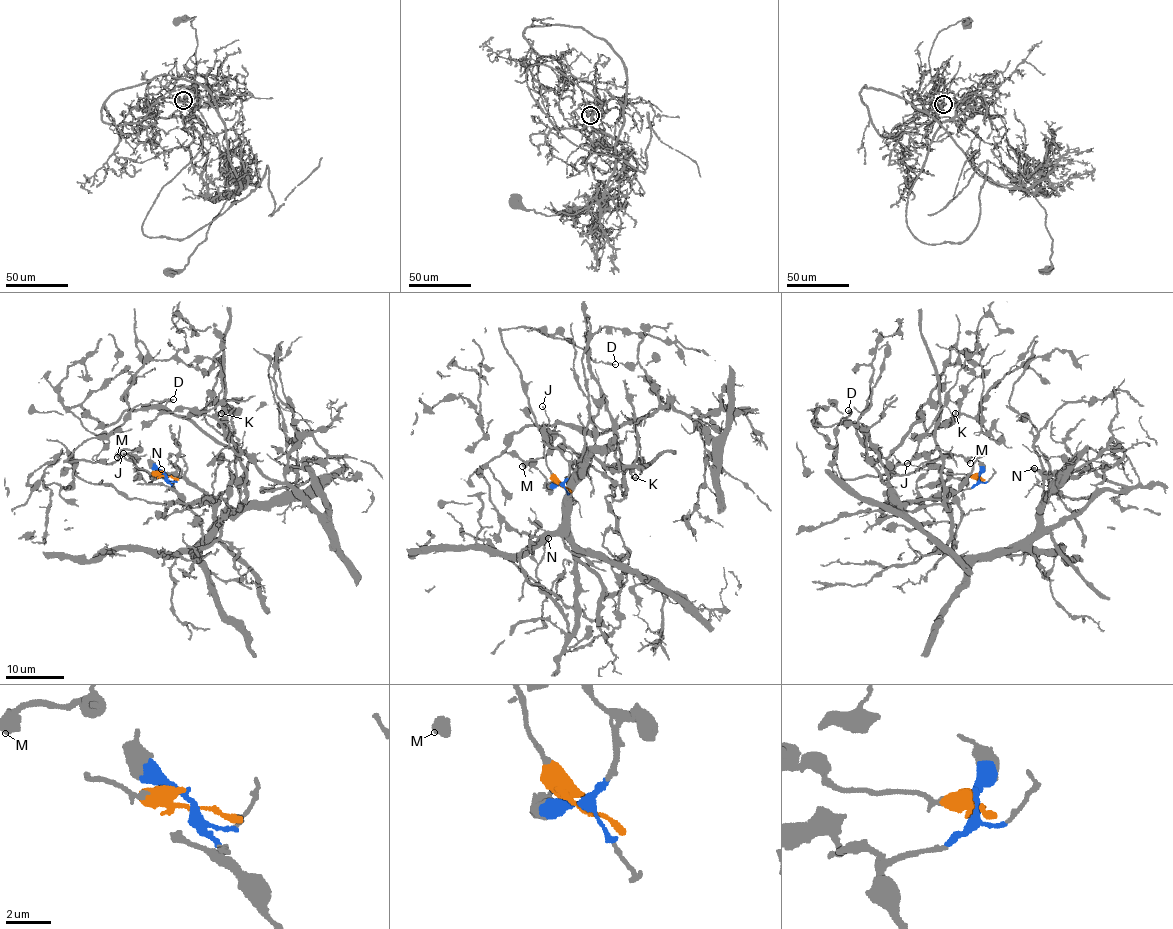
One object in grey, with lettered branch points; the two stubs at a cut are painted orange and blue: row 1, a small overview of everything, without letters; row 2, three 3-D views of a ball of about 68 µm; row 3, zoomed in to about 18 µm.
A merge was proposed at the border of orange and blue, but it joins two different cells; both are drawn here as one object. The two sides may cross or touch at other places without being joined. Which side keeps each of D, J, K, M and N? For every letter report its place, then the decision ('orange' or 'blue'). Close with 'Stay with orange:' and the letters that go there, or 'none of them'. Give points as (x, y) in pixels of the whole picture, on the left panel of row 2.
D: (173, 399) | orange
J: (123, 453) | orange
K: (221, 413) | blue
M: (117, 457) | orange
N: (161, 469) | blue
Stay with orange: D, J, M

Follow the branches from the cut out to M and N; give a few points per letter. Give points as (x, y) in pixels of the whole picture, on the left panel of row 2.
M: (165, 475), (137, 467), (133, 455), (138, 450), (121, 449), (117, 457)
N: (165, 475), (199, 521), (201, 556), (196, 552), (215, 526), (218, 504), (180, 477), (159, 477), (161, 469)

